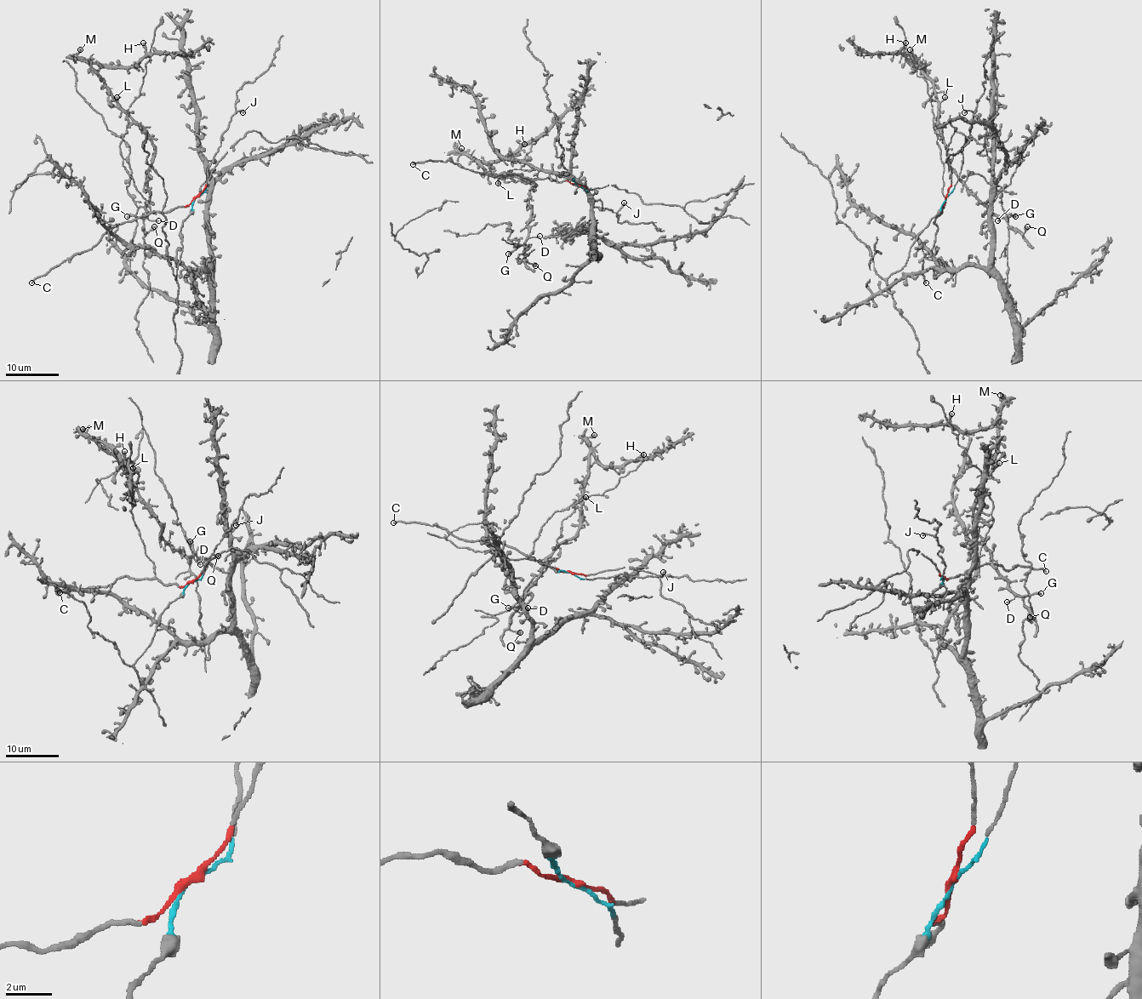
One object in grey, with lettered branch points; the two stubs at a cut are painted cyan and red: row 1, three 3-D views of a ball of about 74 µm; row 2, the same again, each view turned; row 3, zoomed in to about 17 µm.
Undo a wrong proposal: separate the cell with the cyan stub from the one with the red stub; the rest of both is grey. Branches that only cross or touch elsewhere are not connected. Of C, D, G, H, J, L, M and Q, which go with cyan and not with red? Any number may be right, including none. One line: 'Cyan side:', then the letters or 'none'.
Cyan side: J

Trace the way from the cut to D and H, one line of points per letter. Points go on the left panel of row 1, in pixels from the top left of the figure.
D: (196, 196), (151, 211), (122, 165), (128, 128), (136, 124), (154, 149), (146, 216), (158, 220)
H: (196, 196), (186, 206), (151, 211), (122, 165), (127, 112), (98, 72), (132, 67), (145, 54), (144, 42)

